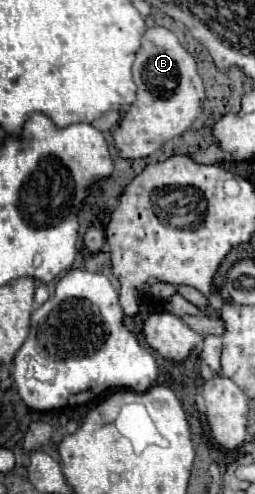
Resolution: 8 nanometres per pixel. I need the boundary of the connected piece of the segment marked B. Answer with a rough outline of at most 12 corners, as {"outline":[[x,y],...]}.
{"outline":[[162,26],[142,34],[136,100],[114,132],[146,158],[200,116],[196,60]]}

